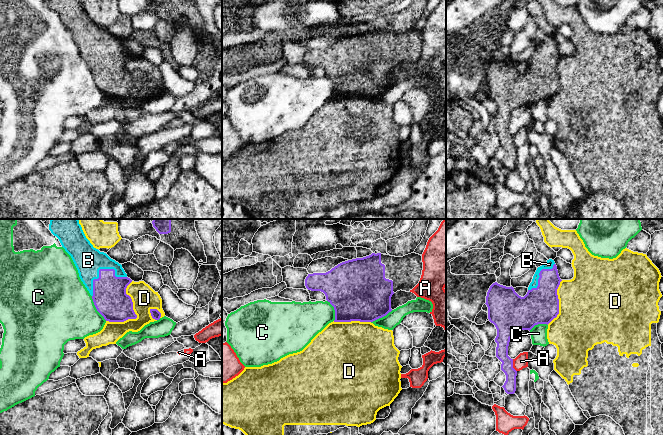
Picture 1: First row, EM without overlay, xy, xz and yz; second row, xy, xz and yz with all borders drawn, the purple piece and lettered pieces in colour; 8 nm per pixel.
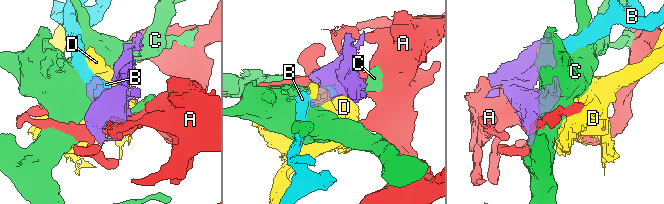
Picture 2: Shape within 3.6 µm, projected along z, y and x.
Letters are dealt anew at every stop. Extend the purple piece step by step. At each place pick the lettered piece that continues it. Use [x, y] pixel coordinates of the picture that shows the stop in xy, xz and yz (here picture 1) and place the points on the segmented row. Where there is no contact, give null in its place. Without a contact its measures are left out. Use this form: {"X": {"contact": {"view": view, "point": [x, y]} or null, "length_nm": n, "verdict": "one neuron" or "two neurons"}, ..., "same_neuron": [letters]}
{"A": {"contact": {"view": "yz", "point": [512, 365]}, "length_nm": 110, "verdict": "two neurons"}, "B": {"contact": {"view": "xy", "point": [100, 269]}, "length_nm": 320, "verdict": "one neuron"}, "C": {"contact": {"view": "xy", "point": [96, 308]}, "length_nm": 240, "verdict": "two neurons"}, "D": {"contact": {"view": "xy", "point": [135, 314]}, "length_nm": 380, "verdict": "two neurons"}, "same_neuron": ["B"]}

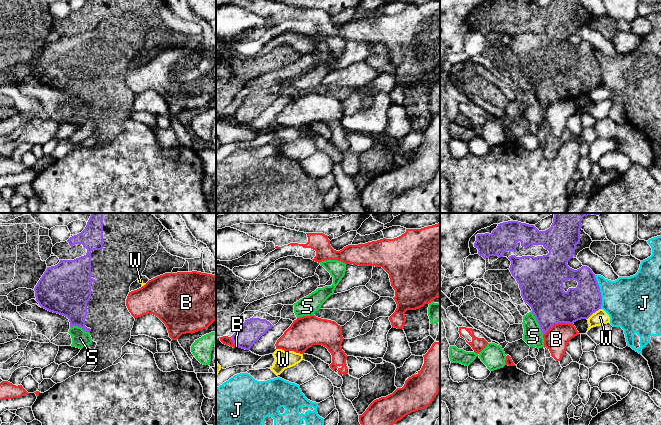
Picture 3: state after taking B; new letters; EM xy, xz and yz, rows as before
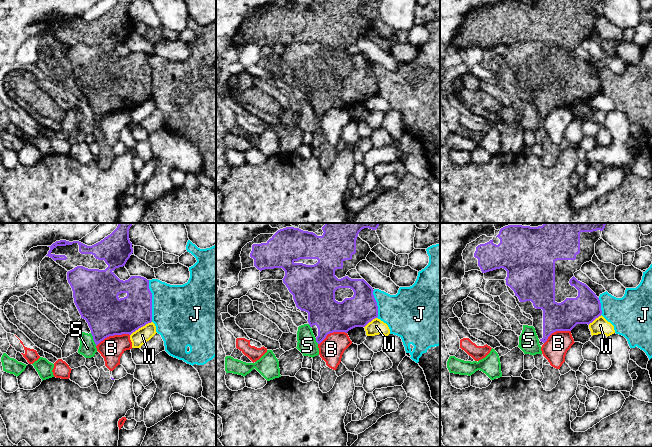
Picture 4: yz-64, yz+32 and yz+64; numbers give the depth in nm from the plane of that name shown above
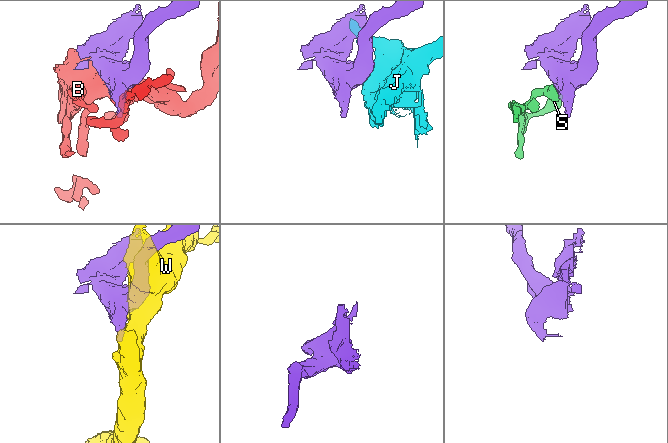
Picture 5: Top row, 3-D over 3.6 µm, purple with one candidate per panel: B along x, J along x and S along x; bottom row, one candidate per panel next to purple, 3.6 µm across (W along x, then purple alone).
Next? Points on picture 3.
{"B": {"contact": {"view": "yz", "point": [557, 323]}, "length_nm": 260, "verdict": "two neurons"}, "J": {"contact": {"view": "yz", "point": [600, 292]}, "length_nm": 280, "verdict": "two neurons"}, "S": {"contact": {"view": "yz", "point": [538, 323]}, "length_nm": 220, "verdict": "two neurons"}, "W": {"contact": {"view": "yz", "point": [593, 312]}, "length_nm": 140, "verdict": "two neurons"}, "same_neuron": []}

